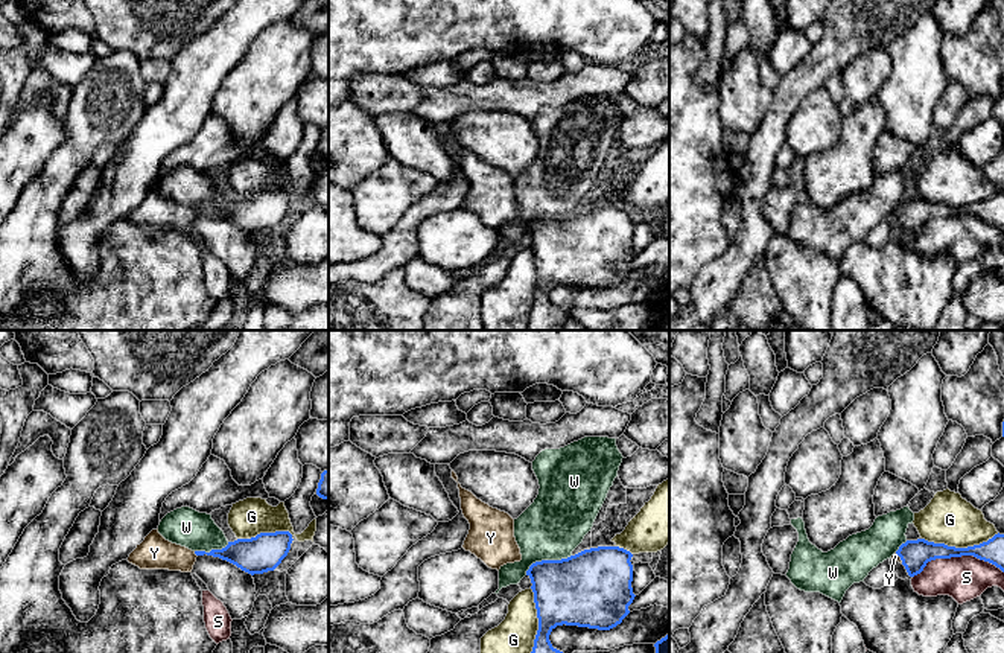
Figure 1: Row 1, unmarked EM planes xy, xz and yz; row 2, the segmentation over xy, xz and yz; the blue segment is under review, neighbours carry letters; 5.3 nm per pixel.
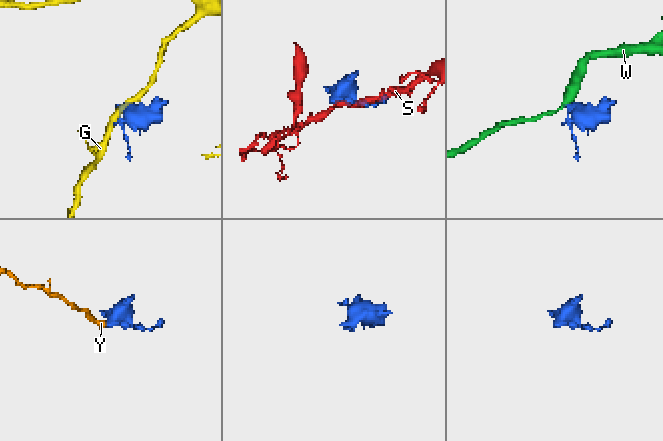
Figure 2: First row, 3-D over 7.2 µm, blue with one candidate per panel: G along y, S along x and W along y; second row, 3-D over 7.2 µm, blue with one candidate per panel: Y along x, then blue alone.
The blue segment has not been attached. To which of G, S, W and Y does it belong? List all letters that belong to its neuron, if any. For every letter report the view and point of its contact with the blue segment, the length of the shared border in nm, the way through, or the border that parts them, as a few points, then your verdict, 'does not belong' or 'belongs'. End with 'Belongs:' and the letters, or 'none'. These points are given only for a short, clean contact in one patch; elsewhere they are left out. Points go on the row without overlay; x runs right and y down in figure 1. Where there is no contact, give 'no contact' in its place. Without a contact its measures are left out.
G: meets blue in xz at (539, 288); contact 440 nm long; does not belong
S: meets blue in yz at (957, 215); contact 480 nm long; does not belong
W: meets blue in xz at (546, 219); contact 260 nm long; border along xz (571, 213), (562, 218), (536, 219), (525, 233); does not belong
Y: meets blue in xy at (195, 212); contact 40 nm long; runs through xy (242, 212), (195, 212), (154, 212); belongs
Belongs: Y

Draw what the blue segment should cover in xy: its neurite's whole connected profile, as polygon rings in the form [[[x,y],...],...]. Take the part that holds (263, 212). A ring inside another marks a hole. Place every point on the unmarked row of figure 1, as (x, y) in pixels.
[[[158,187],[129,213],[128,221],[140,228],[169,228],[192,231],[198,215],[213,215],[227,219],[254,234],[274,230],[288,215],[292,202],[289,190],[260,192],[251,198],[228,201],[222,209],[192,210],[166,199]]]

